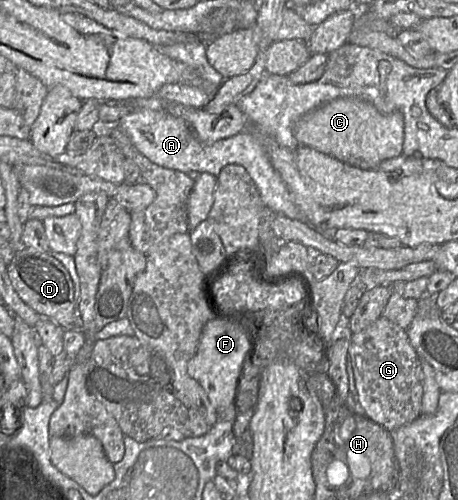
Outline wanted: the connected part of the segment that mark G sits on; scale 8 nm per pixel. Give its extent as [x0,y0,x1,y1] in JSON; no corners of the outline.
[348,316,422,431]

